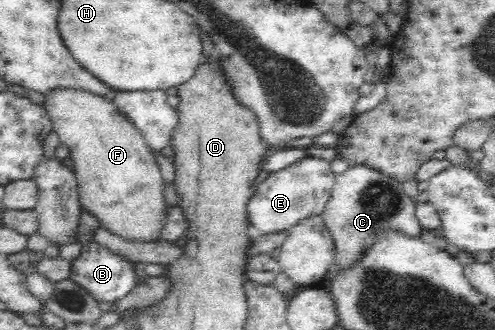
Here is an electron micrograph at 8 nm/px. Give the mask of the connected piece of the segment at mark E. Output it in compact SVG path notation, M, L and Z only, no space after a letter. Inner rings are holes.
M309 157L290 164L283 170L271 171L255 189L248 204L251 224L261 233L277 232L295 227L301 220L311 215L319 215L330 197L335 174L328 167L329 162L321 158Z

